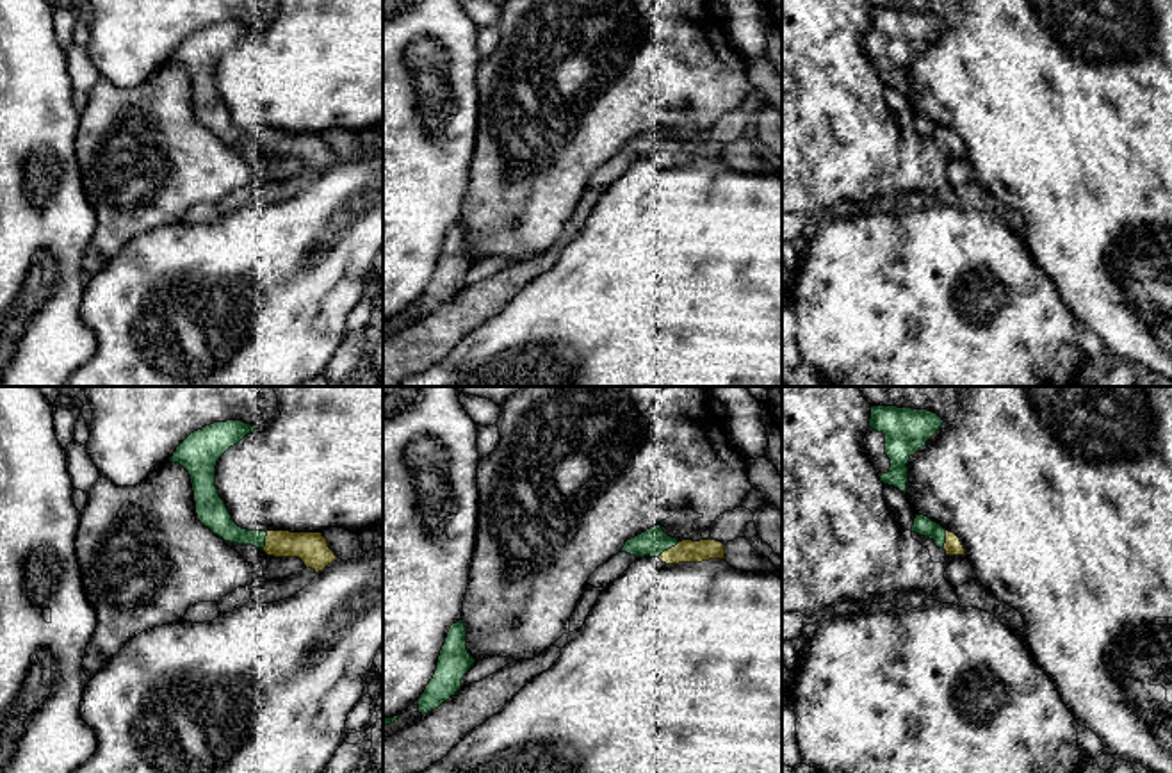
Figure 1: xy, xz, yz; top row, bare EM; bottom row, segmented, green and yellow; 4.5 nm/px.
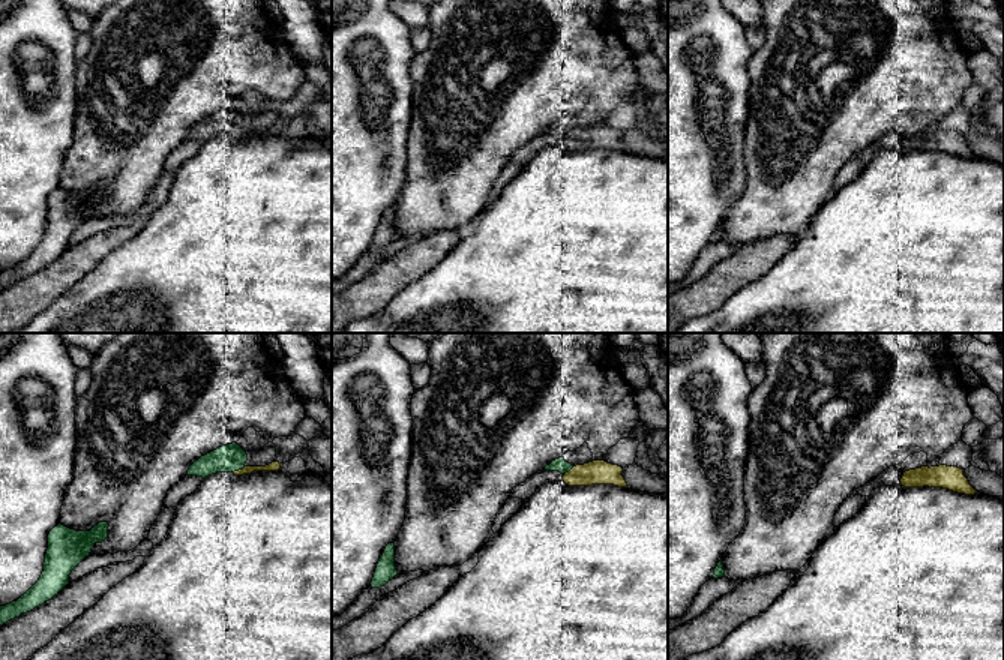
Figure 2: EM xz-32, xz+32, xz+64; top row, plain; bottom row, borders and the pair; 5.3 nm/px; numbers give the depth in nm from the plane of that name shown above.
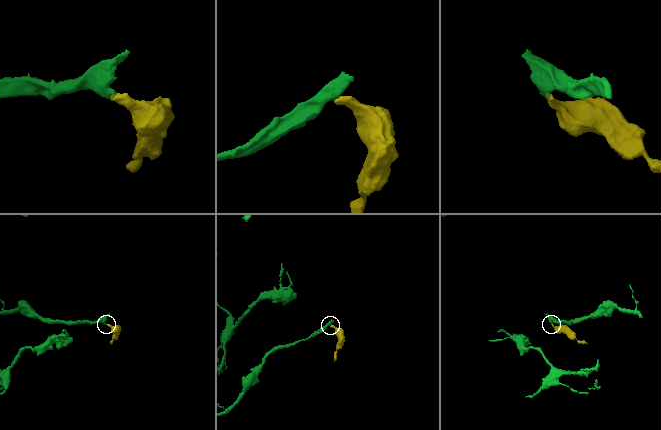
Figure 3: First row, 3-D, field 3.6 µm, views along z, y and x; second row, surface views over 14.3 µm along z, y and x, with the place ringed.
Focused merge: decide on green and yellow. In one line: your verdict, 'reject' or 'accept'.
accept

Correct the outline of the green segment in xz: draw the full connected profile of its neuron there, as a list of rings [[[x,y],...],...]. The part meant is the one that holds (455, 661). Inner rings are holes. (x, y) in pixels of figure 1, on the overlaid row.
[[[460,620],[447,632],[435,675],[419,698],[419,712],[424,716],[454,696],[461,689],[461,679],[474,663],[476,659],[467,650],[467,627]]]

